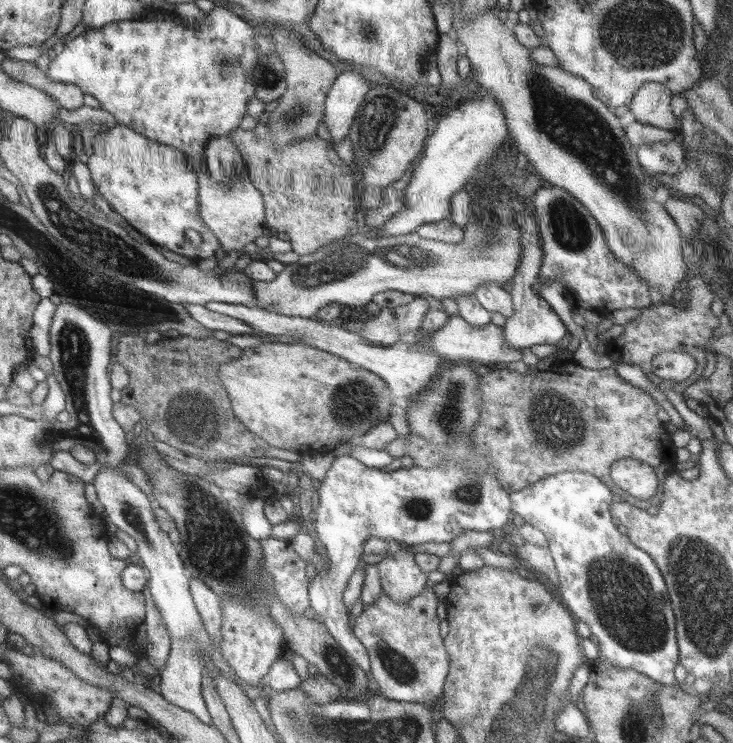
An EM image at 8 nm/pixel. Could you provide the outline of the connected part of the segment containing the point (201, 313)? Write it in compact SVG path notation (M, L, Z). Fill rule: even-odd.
M186 304L184 306L196 322L199 322L202 326L206 326L210 330L222 330L222 332L229 332L231 335L260 334L251 326L248 326L248 324L242 322L242 320L222 314L216 308L206 308L204 305L194 304Z

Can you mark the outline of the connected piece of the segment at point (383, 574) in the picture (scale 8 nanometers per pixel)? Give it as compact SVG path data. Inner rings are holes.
M389 542L390 549L375 559L380 573L381 590L394 601L402 602L422 593L430 583L410 553L411 547Z

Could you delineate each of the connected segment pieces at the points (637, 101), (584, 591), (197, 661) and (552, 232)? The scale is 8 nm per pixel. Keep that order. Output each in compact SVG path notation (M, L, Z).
M646 83L636 92L629 107L638 122L678 131L680 122L670 108L671 99L672 94L668 87L660 83Z
M579 471L563 472L548 476L535 482L534 485L528 486L526 489L519 490L518 492L510 492L512 499L512 510L516 511L516 514L520 514L522 518L528 523L538 528L540 532L544 532L548 538L548 550L550 550L554 562L556 564L556 572L560 578L559 586L556 587L556 592L560 593L565 605L568 606L568 610L572 611L572 614L576 615L576 618L585 622L592 632L591 636L596 636L599 646L599 656L594 660L595 663L604 662L610 667L620 668L622 670L636 670L648 678L652 678L652 681L662 683L666 687L683 687L683 685L676 682L674 678L674 666L678 662L678 648L676 646L676 634L678 619L675 617L674 607L672 606L671 599L668 598L667 582L662 576L662 572L658 570L655 559L647 553L647 551L637 547L635 543L631 541L625 534L620 534L620 530L616 528L614 522L610 522L613 514L610 514L610 502L612 502L612 492L610 487L603 480L596 478L593 474L582 473Z
M175 641L171 644L168 661L162 669L158 669L158 675L162 678L160 682L161 696L171 704L178 706L182 710L190 712L196 719L200 719L204 724L213 726L213 720L207 710L206 702L202 697L203 657L199 654L199 649L195 648L193 641Z
M558 186L540 188L532 202L543 246L539 281L552 279L564 283L567 295L580 298L595 310L642 310L653 305L649 284L610 251L599 223L584 204Z

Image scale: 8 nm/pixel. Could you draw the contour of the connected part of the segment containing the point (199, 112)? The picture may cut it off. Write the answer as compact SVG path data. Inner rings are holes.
M219 4L212 10L206 13L206 20L202 26L188 26L188 24L175 12L170 13L164 10L157 10L152 8L147 12L147 17L111 22L110 24L102 26L102 28L86 28L80 35L74 39L67 41L54 59L48 65L48 71L45 72L48 78L52 78L54 82L62 82L68 84L75 84L79 86L85 94L92 95L94 98L99 99L100 107L104 111L110 112L112 117L116 119L116 124L124 125L132 128L132 130L139 131L140 134L147 136L149 139L155 139L159 143L167 143L168 146L176 147L177 150L183 151L184 155L190 161L191 166L199 170L199 166L204 164L204 152L206 143L214 137L226 137L228 133L235 132L236 126L240 124L242 116L246 114L246 104L248 100L257 93L257 88L252 88L254 85L253 74L257 66L260 64L258 60L258 46L256 46L256 36L252 32L252 26L248 24L246 19L234 14Z

